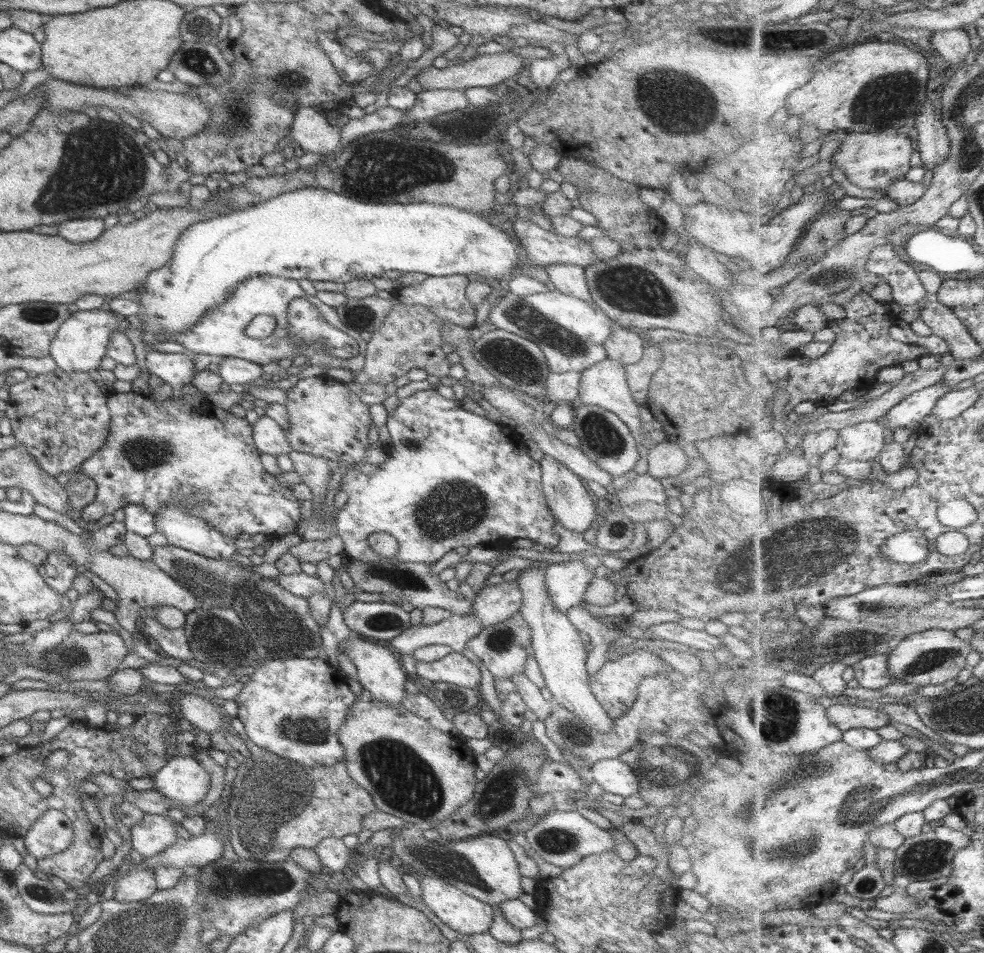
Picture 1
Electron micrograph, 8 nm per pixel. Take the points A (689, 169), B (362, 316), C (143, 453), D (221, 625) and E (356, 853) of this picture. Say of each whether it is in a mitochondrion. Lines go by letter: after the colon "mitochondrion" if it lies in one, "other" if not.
A: other
B: mitochondrion
C: mitochondrion
D: mitochondrion
E: other

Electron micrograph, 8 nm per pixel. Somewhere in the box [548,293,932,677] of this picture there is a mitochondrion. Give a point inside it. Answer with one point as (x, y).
(796, 554)

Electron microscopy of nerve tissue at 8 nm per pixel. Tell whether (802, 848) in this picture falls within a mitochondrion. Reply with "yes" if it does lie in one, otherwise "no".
yes

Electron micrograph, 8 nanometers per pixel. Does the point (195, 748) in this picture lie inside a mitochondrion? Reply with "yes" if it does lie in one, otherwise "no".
no

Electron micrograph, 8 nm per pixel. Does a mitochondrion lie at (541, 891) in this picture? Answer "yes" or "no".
no

